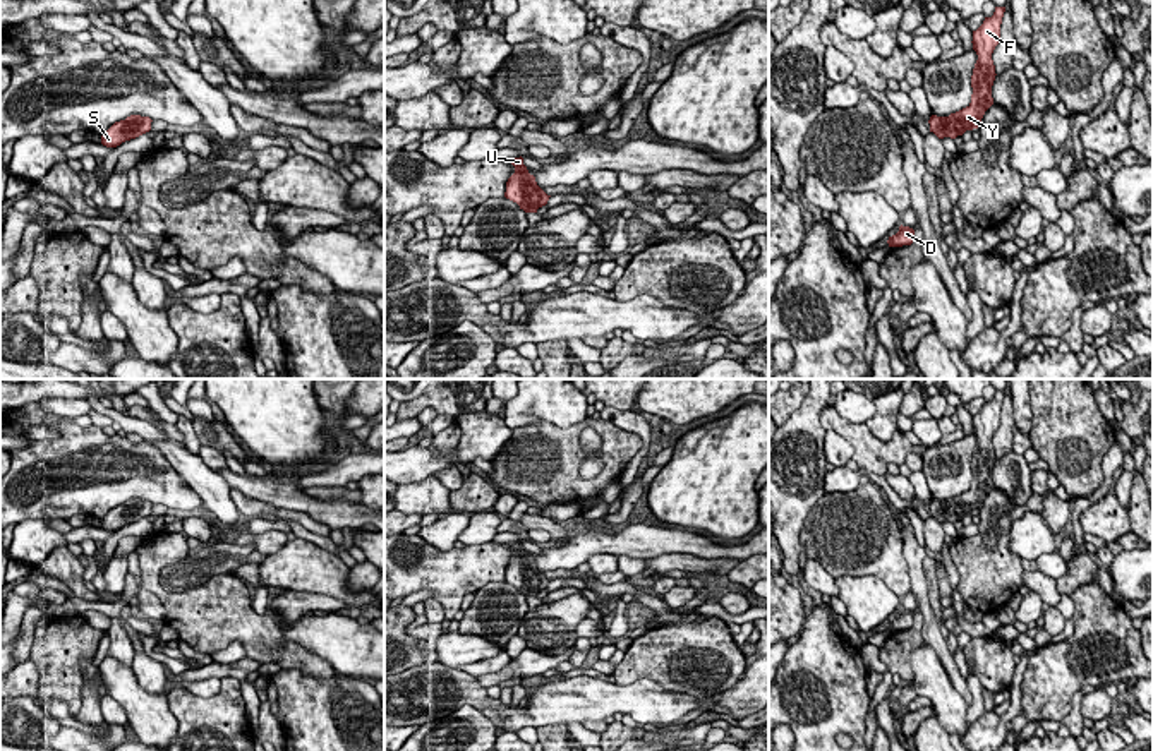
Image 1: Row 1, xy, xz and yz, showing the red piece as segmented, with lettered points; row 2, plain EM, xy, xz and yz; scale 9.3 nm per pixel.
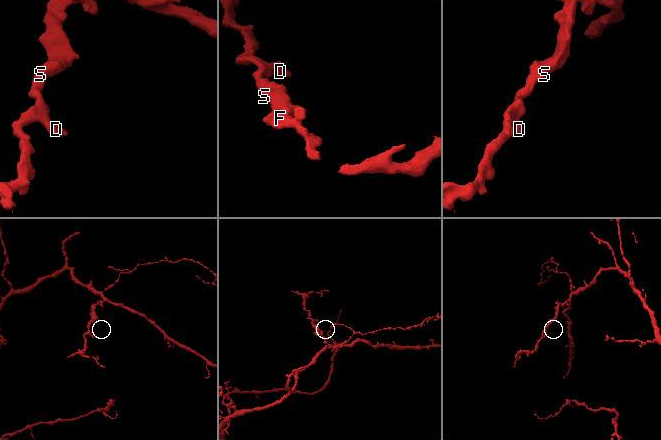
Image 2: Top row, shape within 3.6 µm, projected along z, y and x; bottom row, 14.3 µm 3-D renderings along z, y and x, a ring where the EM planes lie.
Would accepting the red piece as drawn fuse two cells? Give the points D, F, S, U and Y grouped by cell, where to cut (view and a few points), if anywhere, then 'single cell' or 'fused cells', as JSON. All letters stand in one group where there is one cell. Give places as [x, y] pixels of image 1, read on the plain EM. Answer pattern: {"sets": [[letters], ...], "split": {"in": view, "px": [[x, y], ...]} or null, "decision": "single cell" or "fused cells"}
{"sets": [["D", "F", "S", "U", "Y"]], "split": null, "decision": "single cell"}

